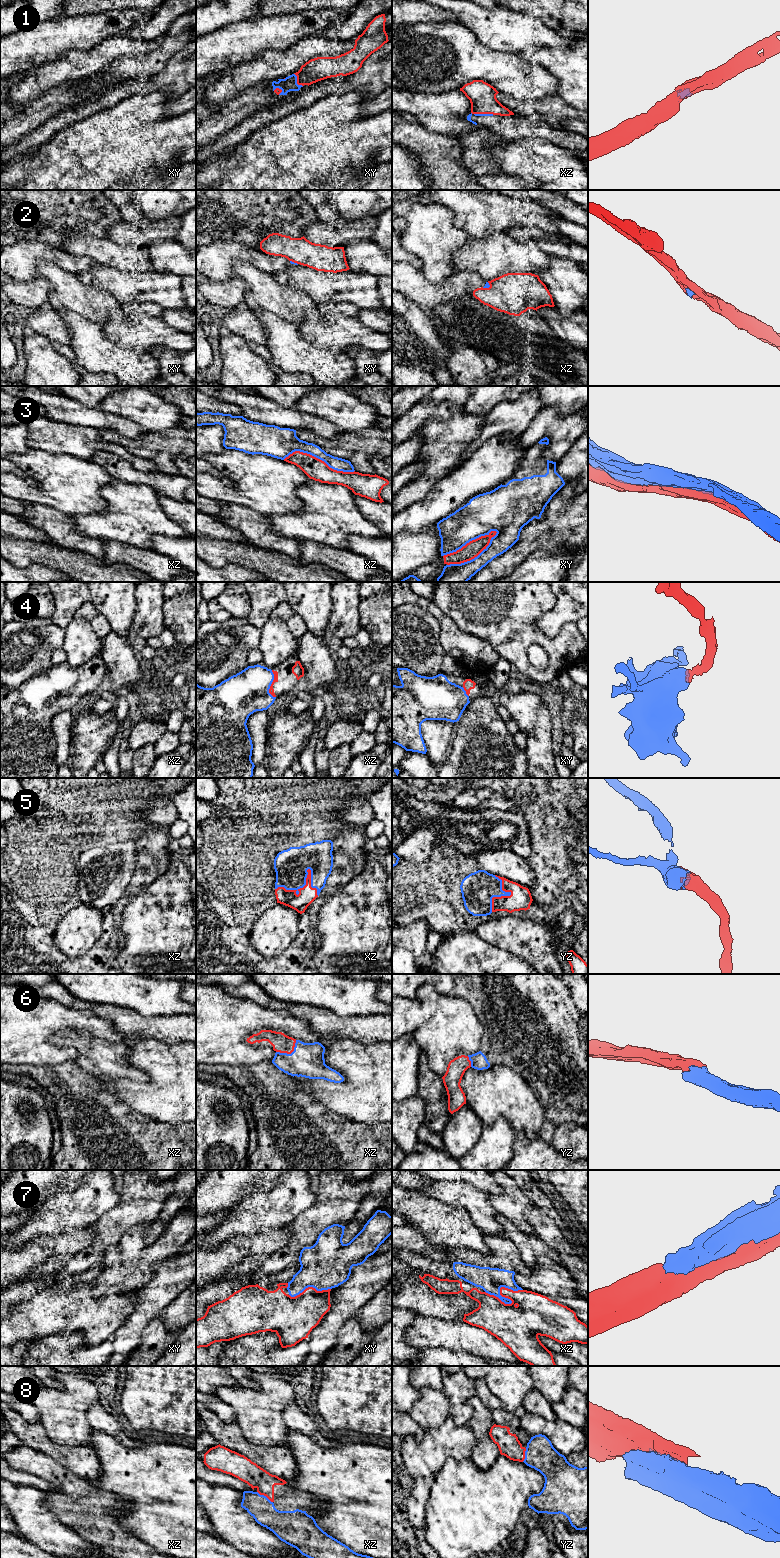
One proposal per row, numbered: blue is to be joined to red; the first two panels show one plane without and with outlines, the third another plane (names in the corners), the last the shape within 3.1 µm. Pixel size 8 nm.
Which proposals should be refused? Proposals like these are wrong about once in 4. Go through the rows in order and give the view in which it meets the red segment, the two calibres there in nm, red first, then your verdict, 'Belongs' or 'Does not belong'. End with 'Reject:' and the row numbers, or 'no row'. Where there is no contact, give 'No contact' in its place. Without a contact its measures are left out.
1: Touches red in xy. Thickness 190 nm (red) against 120 nm. Does not belong
2: Touches red in xz. Thickness 340 nm (red) against 40 nm. Belongs
3: Touches red in xy. Thickness 130 nm (red) against 240 nm. Does not belong
4: Touches red in xz. Thickness 50 nm (red) against 340 nm. Belongs
5: Touches red in xz. Thickness 140 nm (red) against 260 nm. Belongs
6: Touches red in xz. Thickness 150 nm (red) against 280 nm. Belongs
7: Touches red in xz. Thickness 340 nm (red) against 190 nm. Does not belong
8: Touches red in xz. Thickness 180 nm (red) against 190 nm. Belongs
Reject: 1, 3, 7

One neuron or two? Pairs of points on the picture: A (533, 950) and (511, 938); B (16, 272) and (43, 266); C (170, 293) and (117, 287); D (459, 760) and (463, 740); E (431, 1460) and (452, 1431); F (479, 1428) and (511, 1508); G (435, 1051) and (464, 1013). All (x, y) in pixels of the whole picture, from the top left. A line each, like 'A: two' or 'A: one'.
A: one
B: two
C: one
D: one
E: one
F: two
G: one

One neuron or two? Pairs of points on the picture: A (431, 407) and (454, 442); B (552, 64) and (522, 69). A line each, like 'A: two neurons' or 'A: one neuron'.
A: two neurons
B: two neurons

